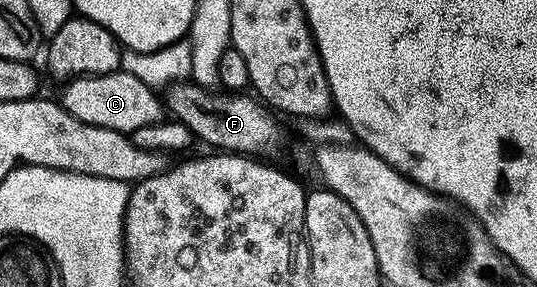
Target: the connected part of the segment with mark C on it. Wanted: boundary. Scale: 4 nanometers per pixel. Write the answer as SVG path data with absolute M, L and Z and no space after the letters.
M121 69L112 74L71 78L64 83L63 88L65 91L59 95L63 109L71 112L71 116L99 128L111 128L115 132L131 136L139 128L147 128L147 124L155 124L163 118L163 102L158 91Z

